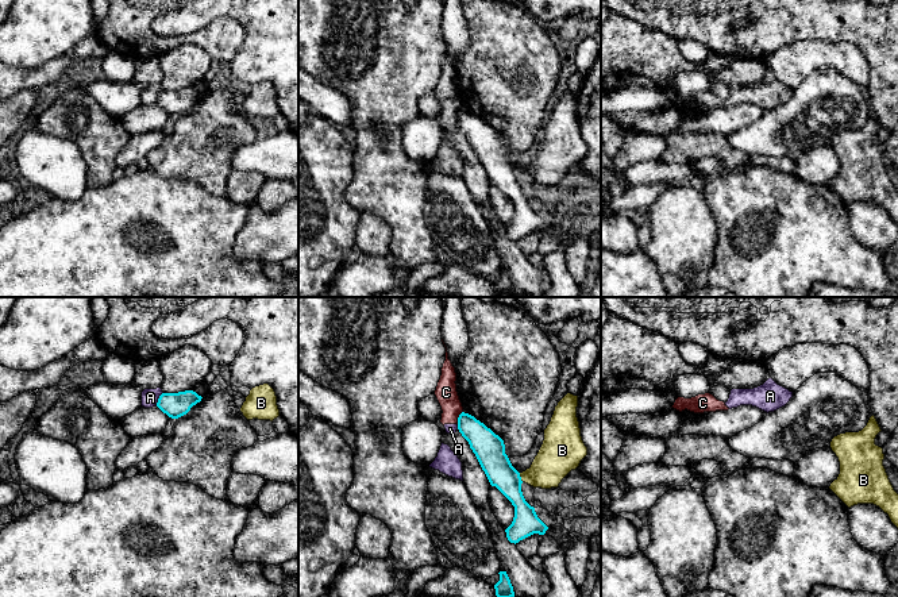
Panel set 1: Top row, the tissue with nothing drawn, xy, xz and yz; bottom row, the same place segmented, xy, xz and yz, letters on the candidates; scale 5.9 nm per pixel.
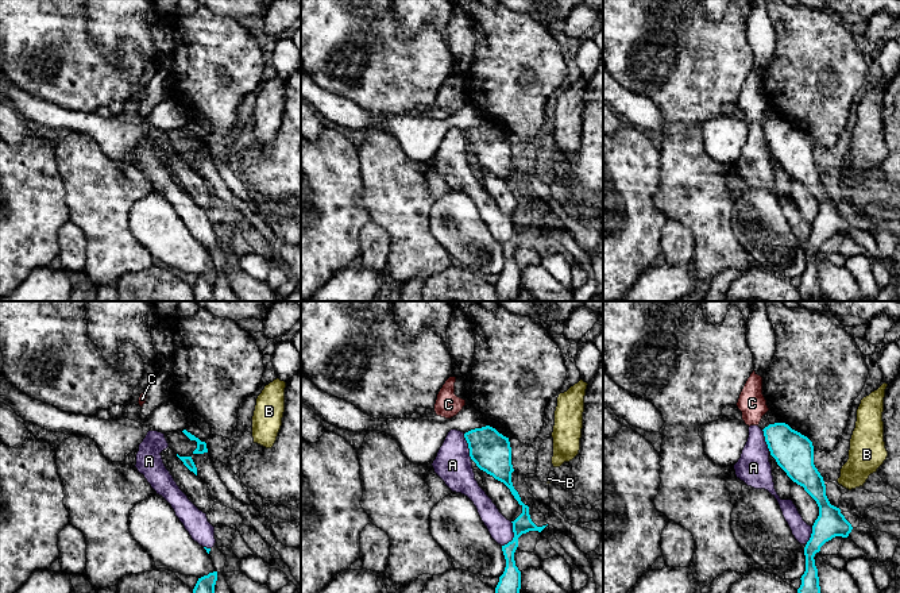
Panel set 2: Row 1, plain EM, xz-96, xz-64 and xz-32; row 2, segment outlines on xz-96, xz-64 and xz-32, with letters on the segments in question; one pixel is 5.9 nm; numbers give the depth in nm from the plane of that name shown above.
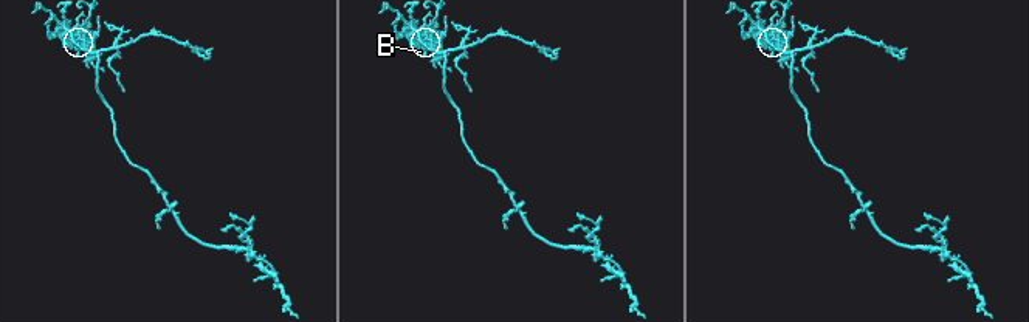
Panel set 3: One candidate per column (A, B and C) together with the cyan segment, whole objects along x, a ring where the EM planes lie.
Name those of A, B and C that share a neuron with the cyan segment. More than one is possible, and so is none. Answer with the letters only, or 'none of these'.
none of these

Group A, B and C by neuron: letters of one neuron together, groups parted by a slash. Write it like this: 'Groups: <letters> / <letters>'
Groups: A C / B

